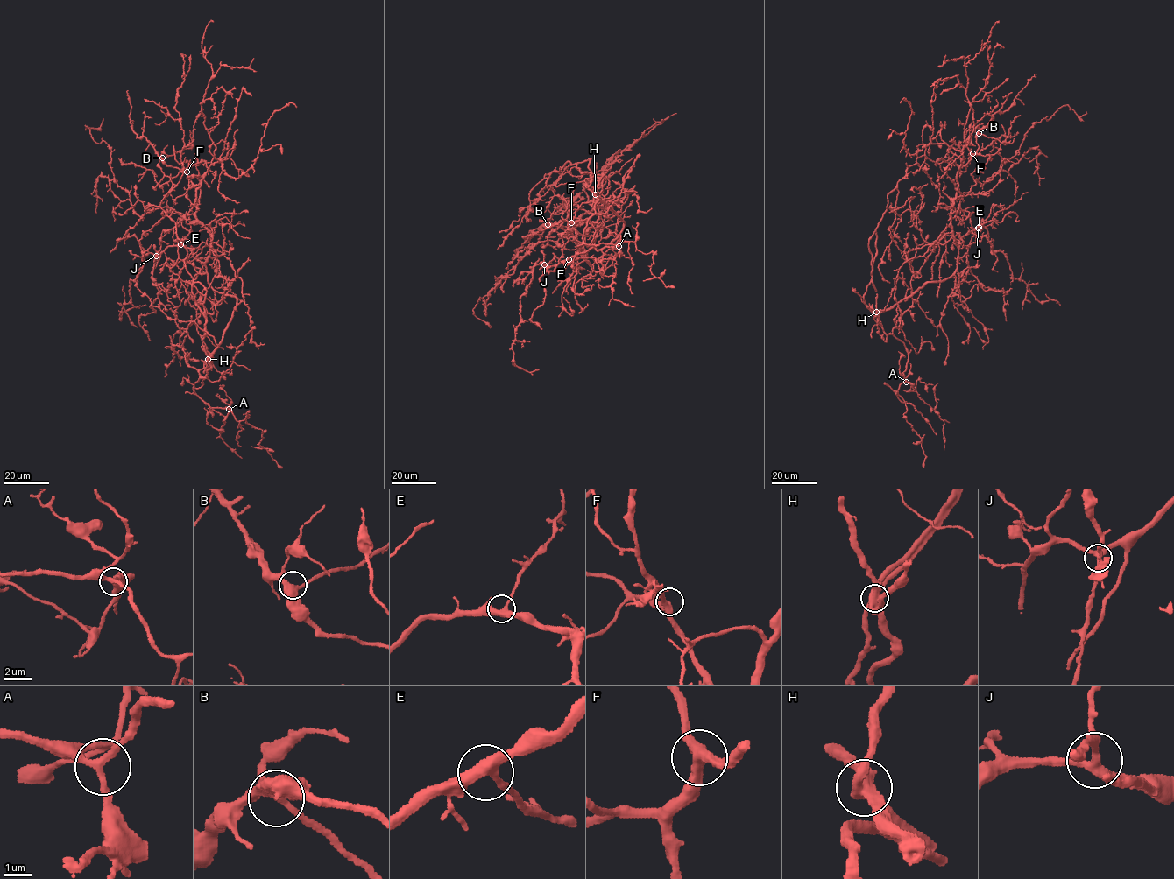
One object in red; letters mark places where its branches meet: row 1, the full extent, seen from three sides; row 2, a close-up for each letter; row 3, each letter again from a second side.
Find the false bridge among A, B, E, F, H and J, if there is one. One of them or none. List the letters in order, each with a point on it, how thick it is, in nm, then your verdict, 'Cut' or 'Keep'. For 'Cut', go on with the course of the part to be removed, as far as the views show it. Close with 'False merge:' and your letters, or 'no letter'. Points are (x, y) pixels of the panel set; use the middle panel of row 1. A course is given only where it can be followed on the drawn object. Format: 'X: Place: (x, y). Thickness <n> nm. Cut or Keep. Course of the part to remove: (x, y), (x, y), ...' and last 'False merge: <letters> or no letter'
A: Place: (618, 246). Thickness 240 nm. Keep
B: Place: (548, 224). Thickness 360 nm. Keep
E: Place: (569, 259). Thickness 360 nm. Keep
F: Place: (571, 222). Thickness 420 nm. Keep
H: Place: (595, 194). Thickness 440 nm. Keep
J: Place: (544, 264). Thickness 300 nm. Keep
False merge: no letter

